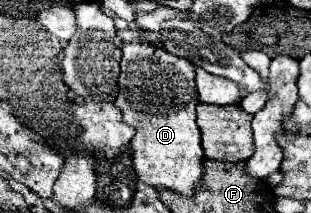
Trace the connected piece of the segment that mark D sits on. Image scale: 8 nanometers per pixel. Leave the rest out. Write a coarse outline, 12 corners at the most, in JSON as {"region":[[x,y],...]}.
{"region":[[124,43],[114,105],[134,171],[192,197],[204,175],[194,65]]}

